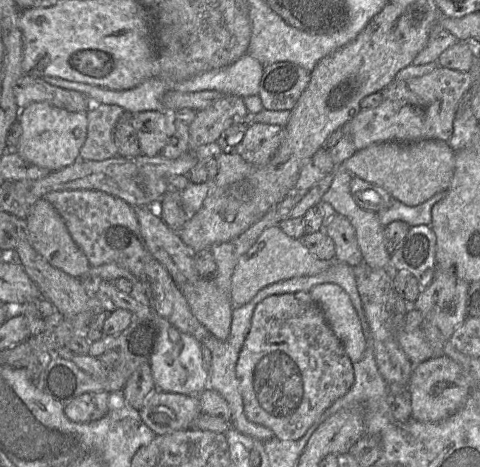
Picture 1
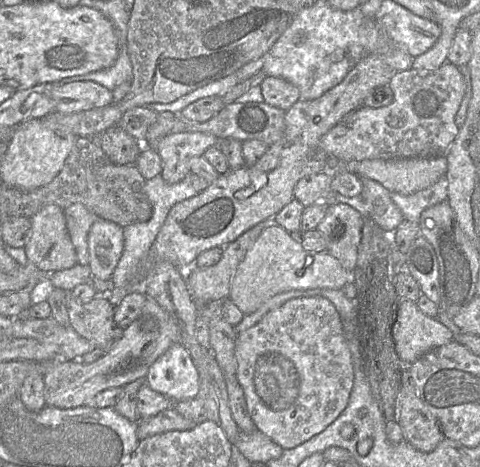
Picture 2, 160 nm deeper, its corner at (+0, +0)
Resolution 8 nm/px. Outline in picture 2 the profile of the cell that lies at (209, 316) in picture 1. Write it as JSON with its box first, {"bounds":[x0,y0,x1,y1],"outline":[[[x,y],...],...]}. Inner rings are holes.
{"bounds":[237,297,354,449],"outline":[[[325,297],[293,298],[268,312],[257,324],[237,333],[237,380],[256,429],[279,445],[292,449],[325,430],[346,408],[354,382],[349,342],[341,318]]]}

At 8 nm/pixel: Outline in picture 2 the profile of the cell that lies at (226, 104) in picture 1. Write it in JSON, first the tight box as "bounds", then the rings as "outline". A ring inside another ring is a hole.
{"bounds":[157,132,220,184],"outline":[[[205,132],[169,133],[158,144],[157,152],[162,160],[162,177],[169,184],[183,180],[189,173],[188,163],[193,157],[203,156],[220,139]]]}

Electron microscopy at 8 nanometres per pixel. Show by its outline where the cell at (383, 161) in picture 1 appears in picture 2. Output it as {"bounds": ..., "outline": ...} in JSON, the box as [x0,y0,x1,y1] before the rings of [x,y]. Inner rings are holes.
{"bounds":[346,155,446,195],"outline":[[[445,155],[346,162],[348,172],[382,184],[390,192],[409,195],[426,189],[446,175]]]}

